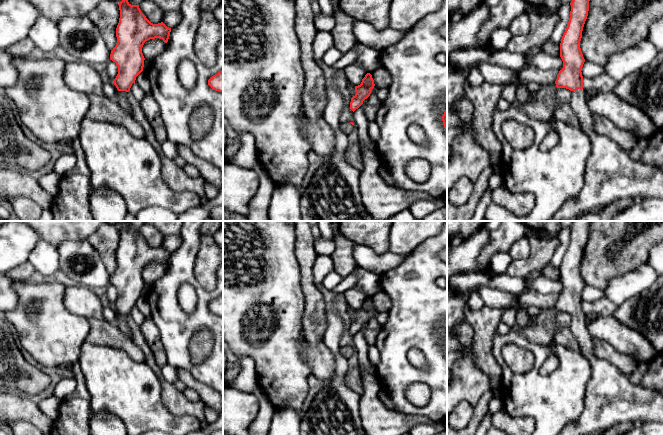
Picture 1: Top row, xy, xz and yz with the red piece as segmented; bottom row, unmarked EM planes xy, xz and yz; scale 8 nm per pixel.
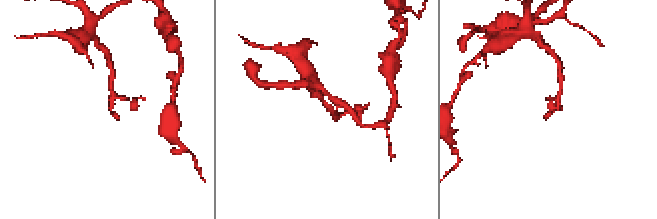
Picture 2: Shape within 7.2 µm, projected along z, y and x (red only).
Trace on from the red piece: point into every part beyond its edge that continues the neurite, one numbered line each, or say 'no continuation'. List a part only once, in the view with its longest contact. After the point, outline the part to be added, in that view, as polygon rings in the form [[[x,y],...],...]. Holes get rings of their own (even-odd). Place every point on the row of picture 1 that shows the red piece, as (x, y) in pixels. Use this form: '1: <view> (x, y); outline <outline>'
1: yz (611, 174); outline [[[577,89],[571,92],[571,107],[579,120],[579,128],[590,139],[591,153],[586,162],[582,191],[577,197],[565,202],[549,221],[577,221],[592,209],[607,206],[623,198],[663,199],[662,169],[633,160],[614,140],[596,133],[593,127],[593,113],[588,107],[585,90]]]

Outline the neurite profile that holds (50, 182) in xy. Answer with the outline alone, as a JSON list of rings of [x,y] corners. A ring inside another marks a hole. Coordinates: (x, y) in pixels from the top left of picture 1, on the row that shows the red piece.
[[[54,172],[43,175],[38,179],[38,183],[52,197],[55,197],[59,192],[59,183],[62,176]]]

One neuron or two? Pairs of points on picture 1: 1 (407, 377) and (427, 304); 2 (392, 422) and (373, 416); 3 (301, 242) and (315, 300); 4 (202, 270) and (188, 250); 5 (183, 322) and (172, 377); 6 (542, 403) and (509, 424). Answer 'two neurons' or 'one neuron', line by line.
1: one neuron
2: one neuron
3: one neuron
4: two neurons
5: two neurons
6: two neurons

